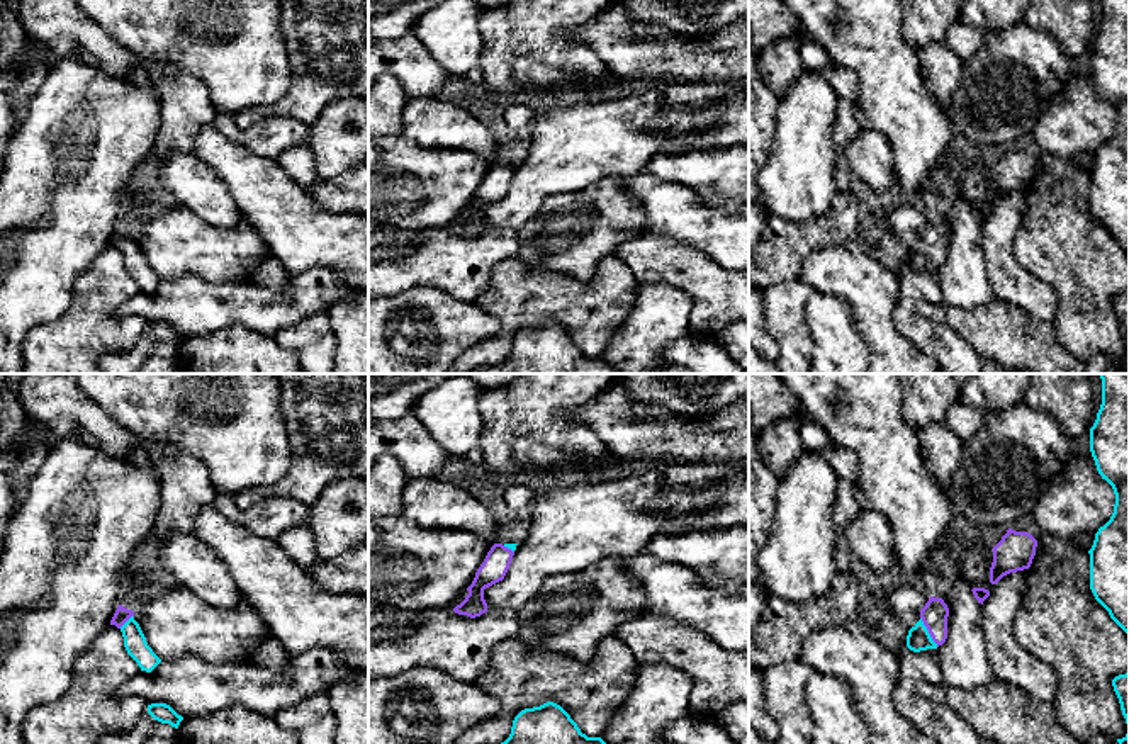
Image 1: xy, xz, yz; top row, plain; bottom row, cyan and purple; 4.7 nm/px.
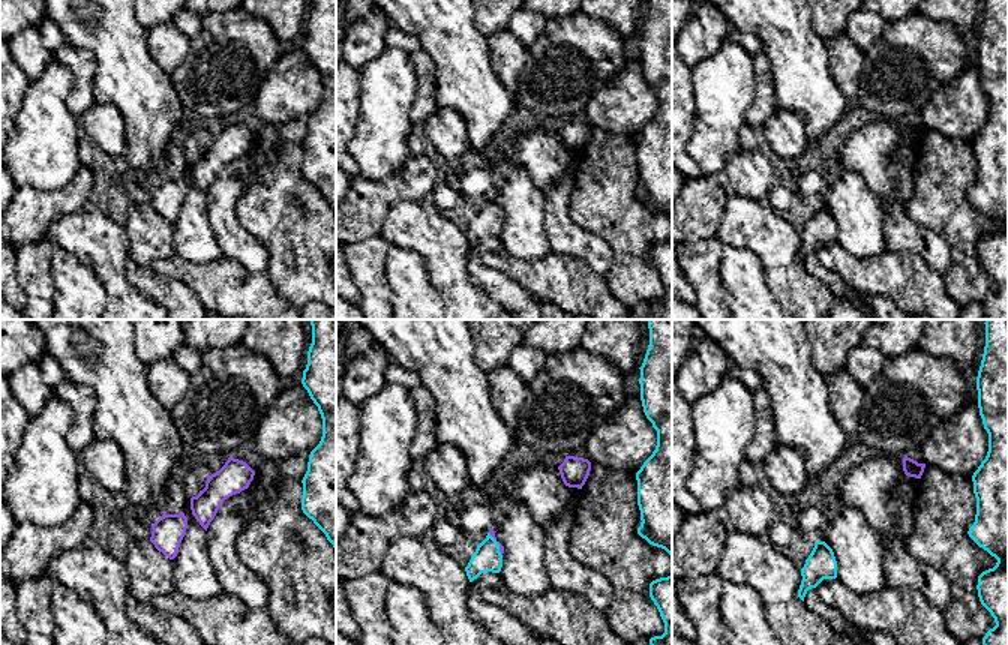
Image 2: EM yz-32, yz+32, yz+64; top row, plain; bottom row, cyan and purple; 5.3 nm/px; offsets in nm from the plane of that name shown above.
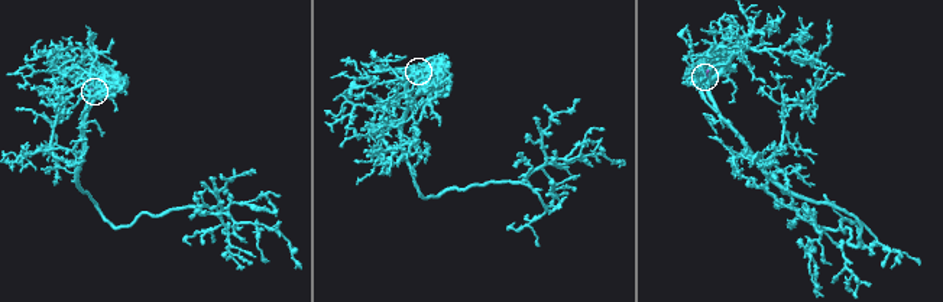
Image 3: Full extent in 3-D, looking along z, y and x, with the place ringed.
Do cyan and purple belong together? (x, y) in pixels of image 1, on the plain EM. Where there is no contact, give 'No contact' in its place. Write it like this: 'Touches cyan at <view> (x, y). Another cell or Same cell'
Touches cyan at yz (927, 252). Same cell

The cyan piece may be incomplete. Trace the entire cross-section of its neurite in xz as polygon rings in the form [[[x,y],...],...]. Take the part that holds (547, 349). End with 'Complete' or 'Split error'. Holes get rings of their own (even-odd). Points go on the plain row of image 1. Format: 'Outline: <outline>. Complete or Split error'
Outline: [[[557,323],[521,330],[509,357],[497,365],[486,365],[469,374],[628,374],[601,357],[587,357],[570,335]]]. Complete

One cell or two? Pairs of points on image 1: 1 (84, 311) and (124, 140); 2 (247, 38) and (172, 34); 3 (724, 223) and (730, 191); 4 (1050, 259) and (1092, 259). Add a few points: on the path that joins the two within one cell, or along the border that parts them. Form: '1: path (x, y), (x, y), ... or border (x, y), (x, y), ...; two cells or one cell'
1: border (109, 243), (75, 279), (73, 287); two cells
2: path (228, 31), (190, 29); one cell
3: border (691, 189), (703, 201), (730, 211); two cells
4: path (1060, 259), (1082, 259); one cell

